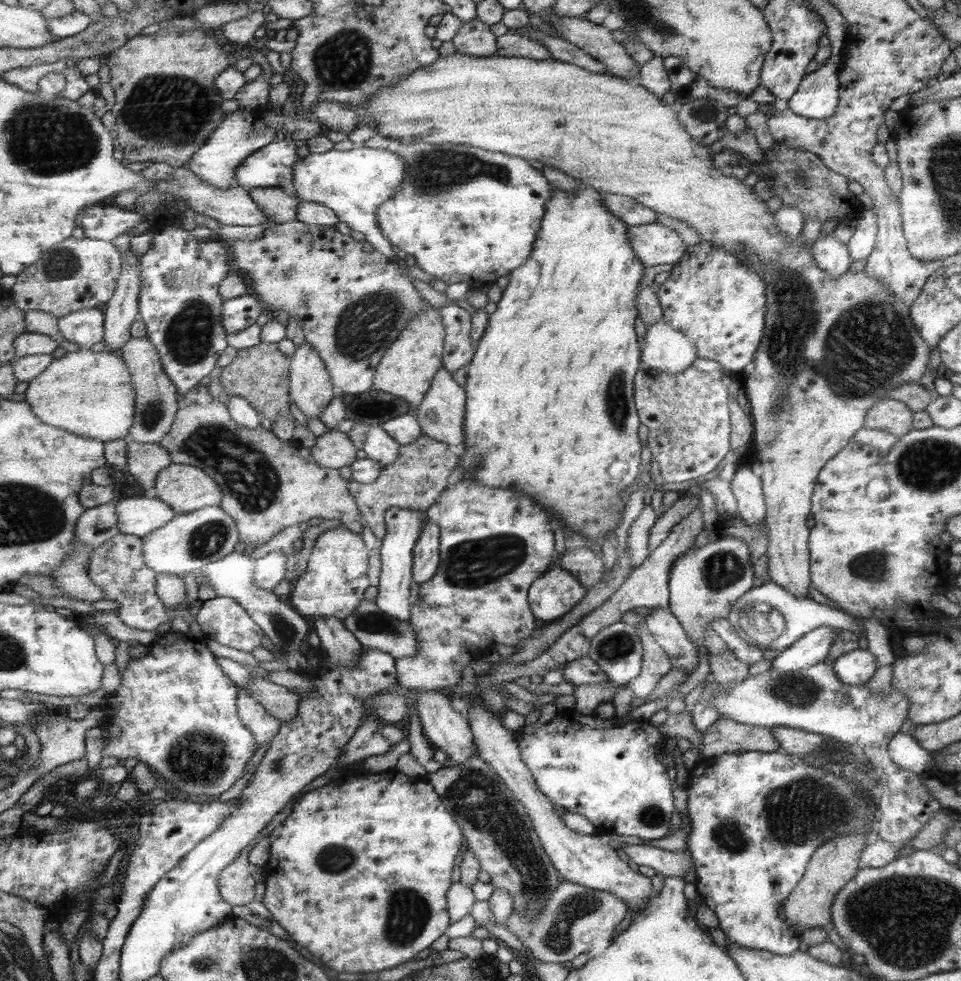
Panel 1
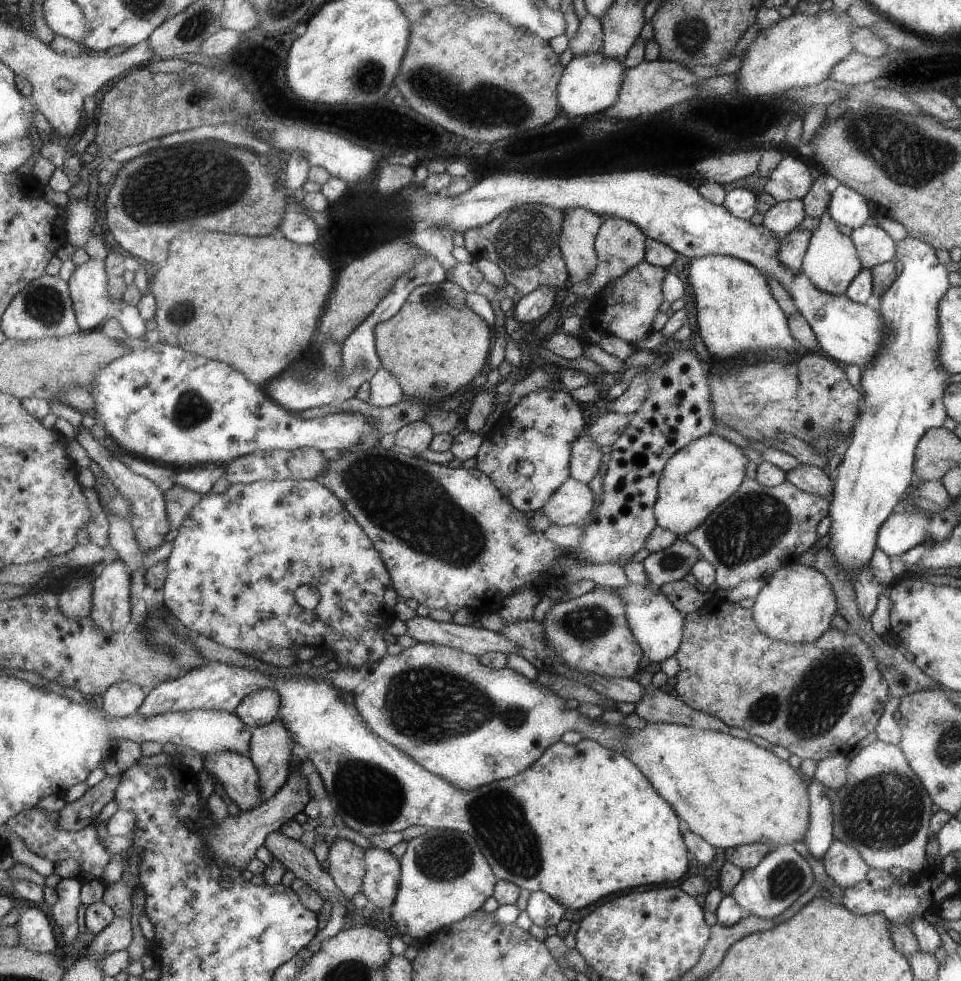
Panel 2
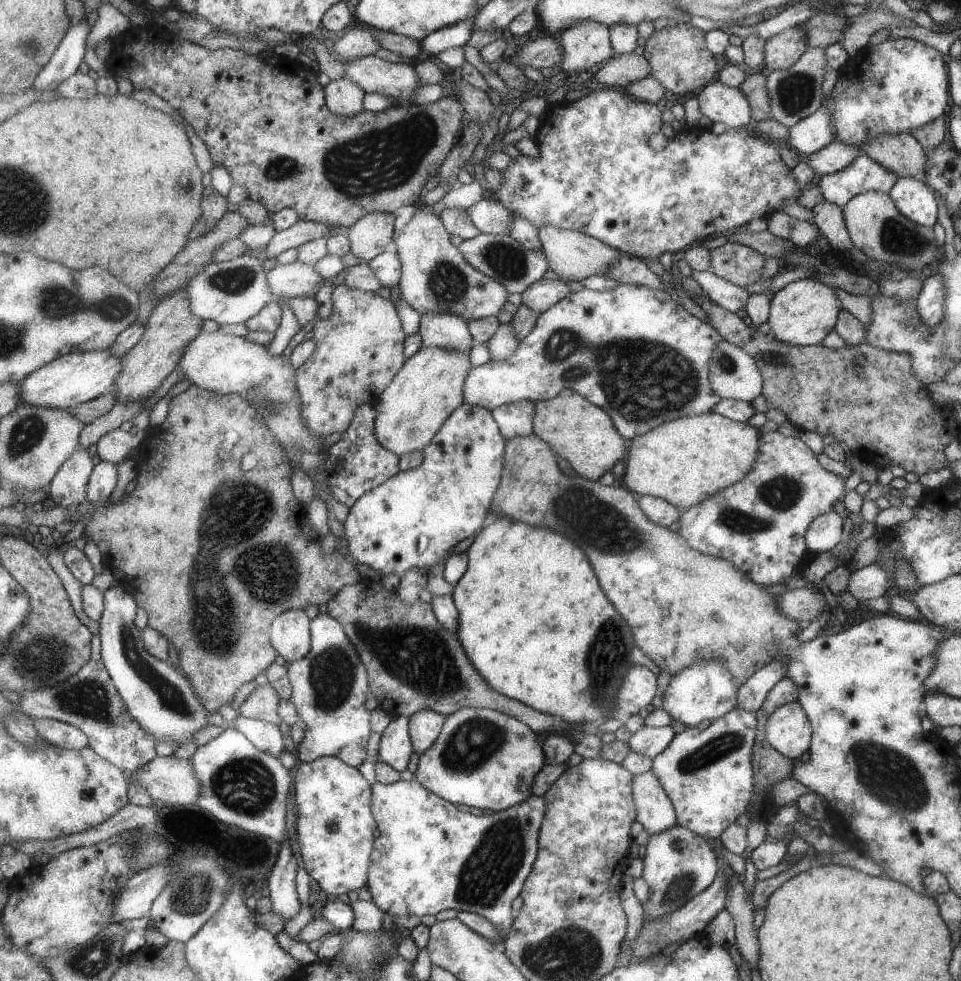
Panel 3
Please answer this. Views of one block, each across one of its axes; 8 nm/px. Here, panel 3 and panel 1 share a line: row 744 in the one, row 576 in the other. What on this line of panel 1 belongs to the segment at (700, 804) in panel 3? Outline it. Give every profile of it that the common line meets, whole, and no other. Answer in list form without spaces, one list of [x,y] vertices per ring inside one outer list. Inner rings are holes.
[[[735,536],[689,548],[677,556],[669,570],[669,610],[681,624],[689,644],[705,644],[705,634],[711,620],[725,620],[739,596],[753,588],[753,564],[749,546]]]

